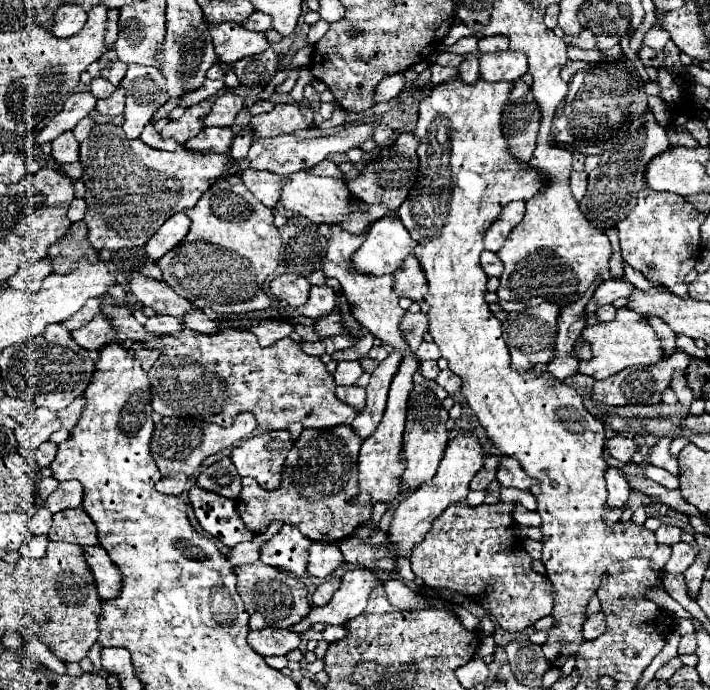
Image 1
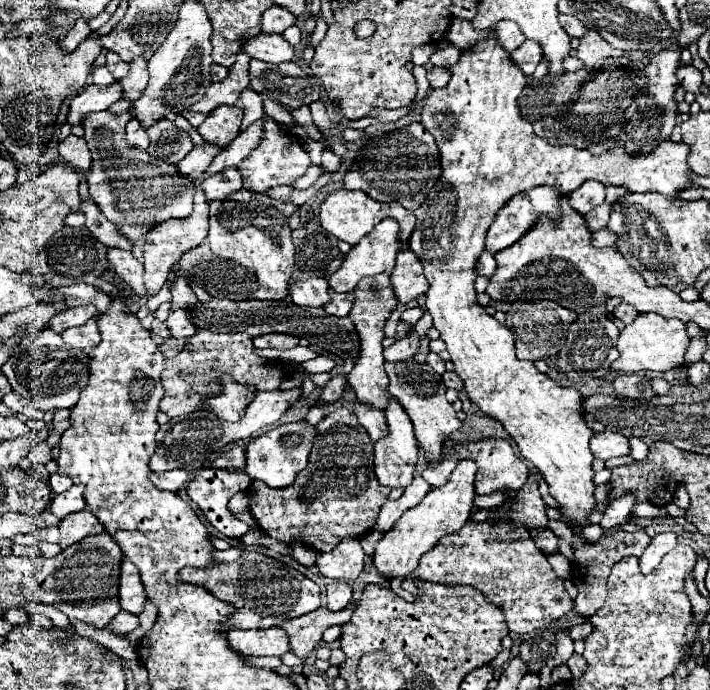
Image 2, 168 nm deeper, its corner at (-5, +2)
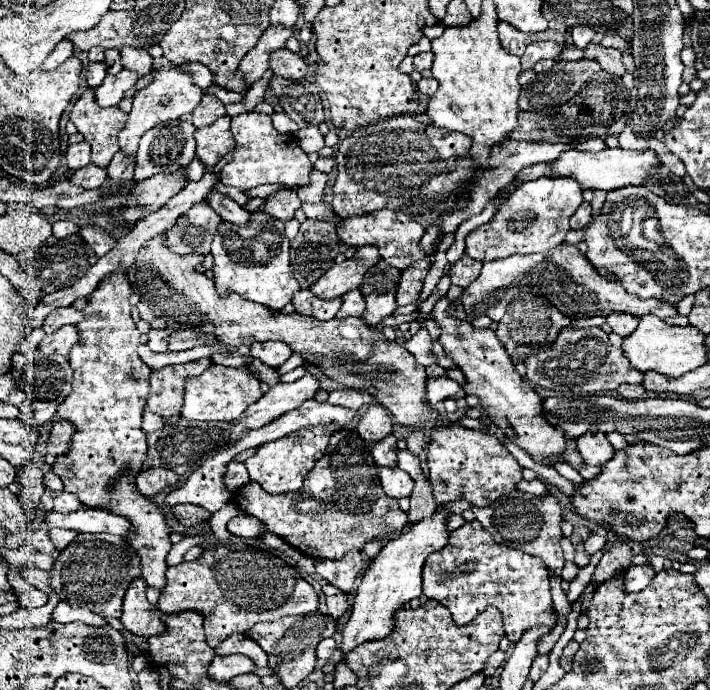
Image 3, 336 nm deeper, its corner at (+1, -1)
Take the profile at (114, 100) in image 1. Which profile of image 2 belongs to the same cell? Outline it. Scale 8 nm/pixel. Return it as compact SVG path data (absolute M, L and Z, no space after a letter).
M136 57L130 63L130 73L122 79L122 89L124 89L124 97L126 99L138 99L138 95L142 95L142 91L146 89L148 83L148 71L146 71L146 59L144 57Z

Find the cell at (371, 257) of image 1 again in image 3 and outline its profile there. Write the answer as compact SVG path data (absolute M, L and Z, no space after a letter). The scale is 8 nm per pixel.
M360 246L356 248L354 256L346 258L340 264L334 264L322 278L318 278L310 290L320 298L338 298L350 290L356 290L362 282L362 276L368 272L368 268L376 266L380 262L380 252L376 246Z

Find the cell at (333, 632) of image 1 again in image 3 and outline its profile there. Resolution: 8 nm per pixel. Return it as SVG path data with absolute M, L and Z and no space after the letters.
M324 638L324 640L318 644L318 648L316 648L316 656L326 662L326 660L330 660L330 656L334 654L334 650L336 650L334 638Z

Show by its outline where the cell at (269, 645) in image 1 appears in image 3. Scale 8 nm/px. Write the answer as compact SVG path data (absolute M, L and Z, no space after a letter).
M240 632L230 634L228 640L224 640L220 646L216 646L216 654L218 654L218 656L244 654L244 656L252 658L256 666L266 666L266 664L268 664L268 656L264 654L262 646L260 646L258 642L254 642L252 638L240 634Z

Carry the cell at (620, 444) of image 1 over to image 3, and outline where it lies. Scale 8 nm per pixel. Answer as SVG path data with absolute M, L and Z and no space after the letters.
M586 432L584 436L576 438L576 446L588 466L604 466L604 462L608 462L614 454L614 446L602 432Z

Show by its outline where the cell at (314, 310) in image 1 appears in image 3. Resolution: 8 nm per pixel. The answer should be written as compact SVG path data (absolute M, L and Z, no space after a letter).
M352 290L342 296L342 306L336 314L336 318L348 318L348 316L360 316L364 312L364 298L360 290Z

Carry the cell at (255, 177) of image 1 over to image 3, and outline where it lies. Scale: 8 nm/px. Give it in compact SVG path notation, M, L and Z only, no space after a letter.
M248 112L232 118L232 134L236 140L236 154L230 164L226 164L220 172L220 182L226 186L234 186L238 190L250 190L260 184L286 184L290 188L298 188L308 184L308 174L312 170L312 162L298 146L296 138L290 134L280 134L272 126L268 114Z

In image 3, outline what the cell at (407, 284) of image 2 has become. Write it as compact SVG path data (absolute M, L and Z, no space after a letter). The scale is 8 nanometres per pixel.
M422 258L420 262L414 262L410 268L402 270L400 284L398 284L398 290L396 290L396 302L398 302L398 306L412 304L418 298L428 270L430 270L428 258Z

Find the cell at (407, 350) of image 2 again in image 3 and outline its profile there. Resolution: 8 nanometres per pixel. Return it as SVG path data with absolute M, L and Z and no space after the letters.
M420 328L410 340L406 340L404 348L416 358L420 366L430 366L436 362L436 358L432 356L432 338L426 328Z

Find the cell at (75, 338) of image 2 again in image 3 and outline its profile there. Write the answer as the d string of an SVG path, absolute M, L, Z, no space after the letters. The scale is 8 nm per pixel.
M64 326L58 332L44 336L38 348L46 354L64 354L64 356L68 356L76 342L80 342L76 326Z

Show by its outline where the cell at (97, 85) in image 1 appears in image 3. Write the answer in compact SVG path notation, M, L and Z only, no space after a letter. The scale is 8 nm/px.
M90 62L88 64L88 72L86 72L86 82L90 88L96 88L102 84L102 80L106 78L106 66L104 62Z

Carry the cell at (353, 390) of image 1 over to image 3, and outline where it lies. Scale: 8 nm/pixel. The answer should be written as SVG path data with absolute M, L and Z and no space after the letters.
M390 434L386 440L382 438L380 442L370 446L370 452L374 456L374 462L380 466L396 466L396 436Z

